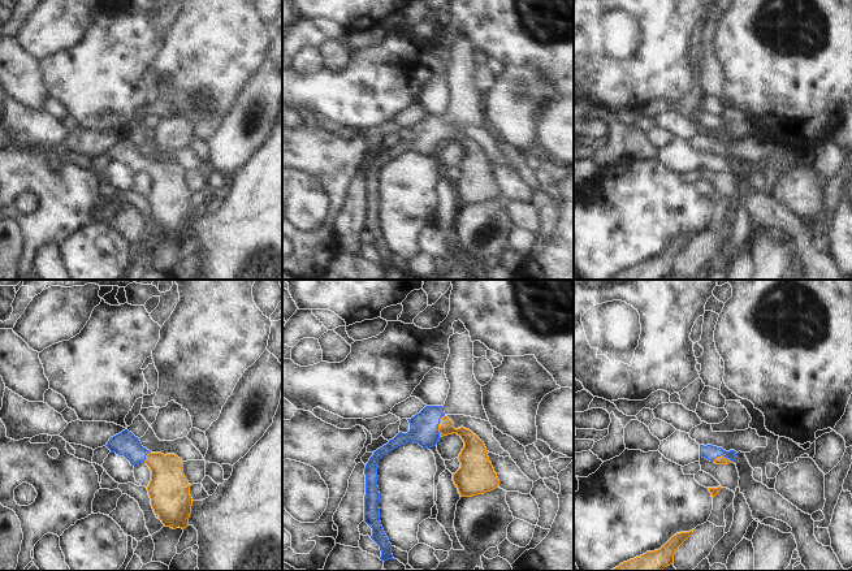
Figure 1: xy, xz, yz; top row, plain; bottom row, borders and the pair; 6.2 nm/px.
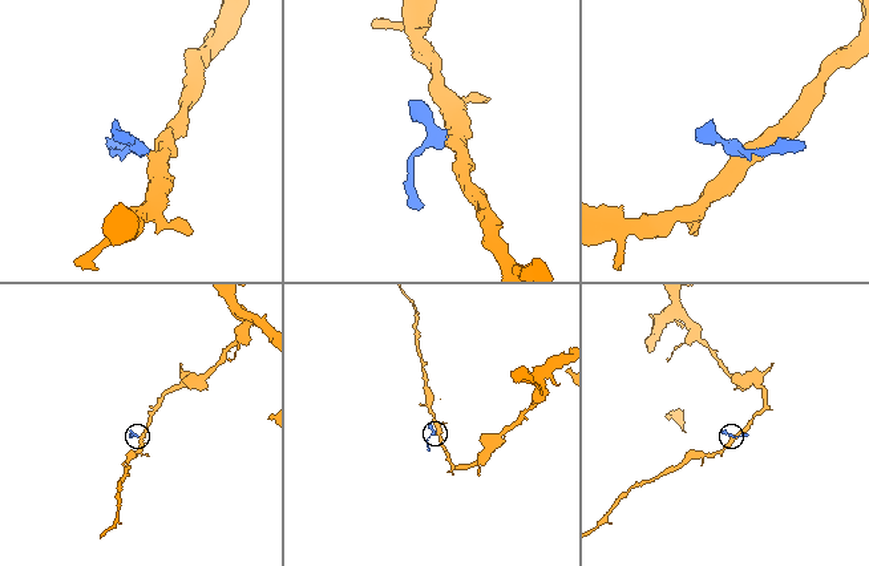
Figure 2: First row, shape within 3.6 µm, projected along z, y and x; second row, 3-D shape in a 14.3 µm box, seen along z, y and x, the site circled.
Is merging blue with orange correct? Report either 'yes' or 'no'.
yes

